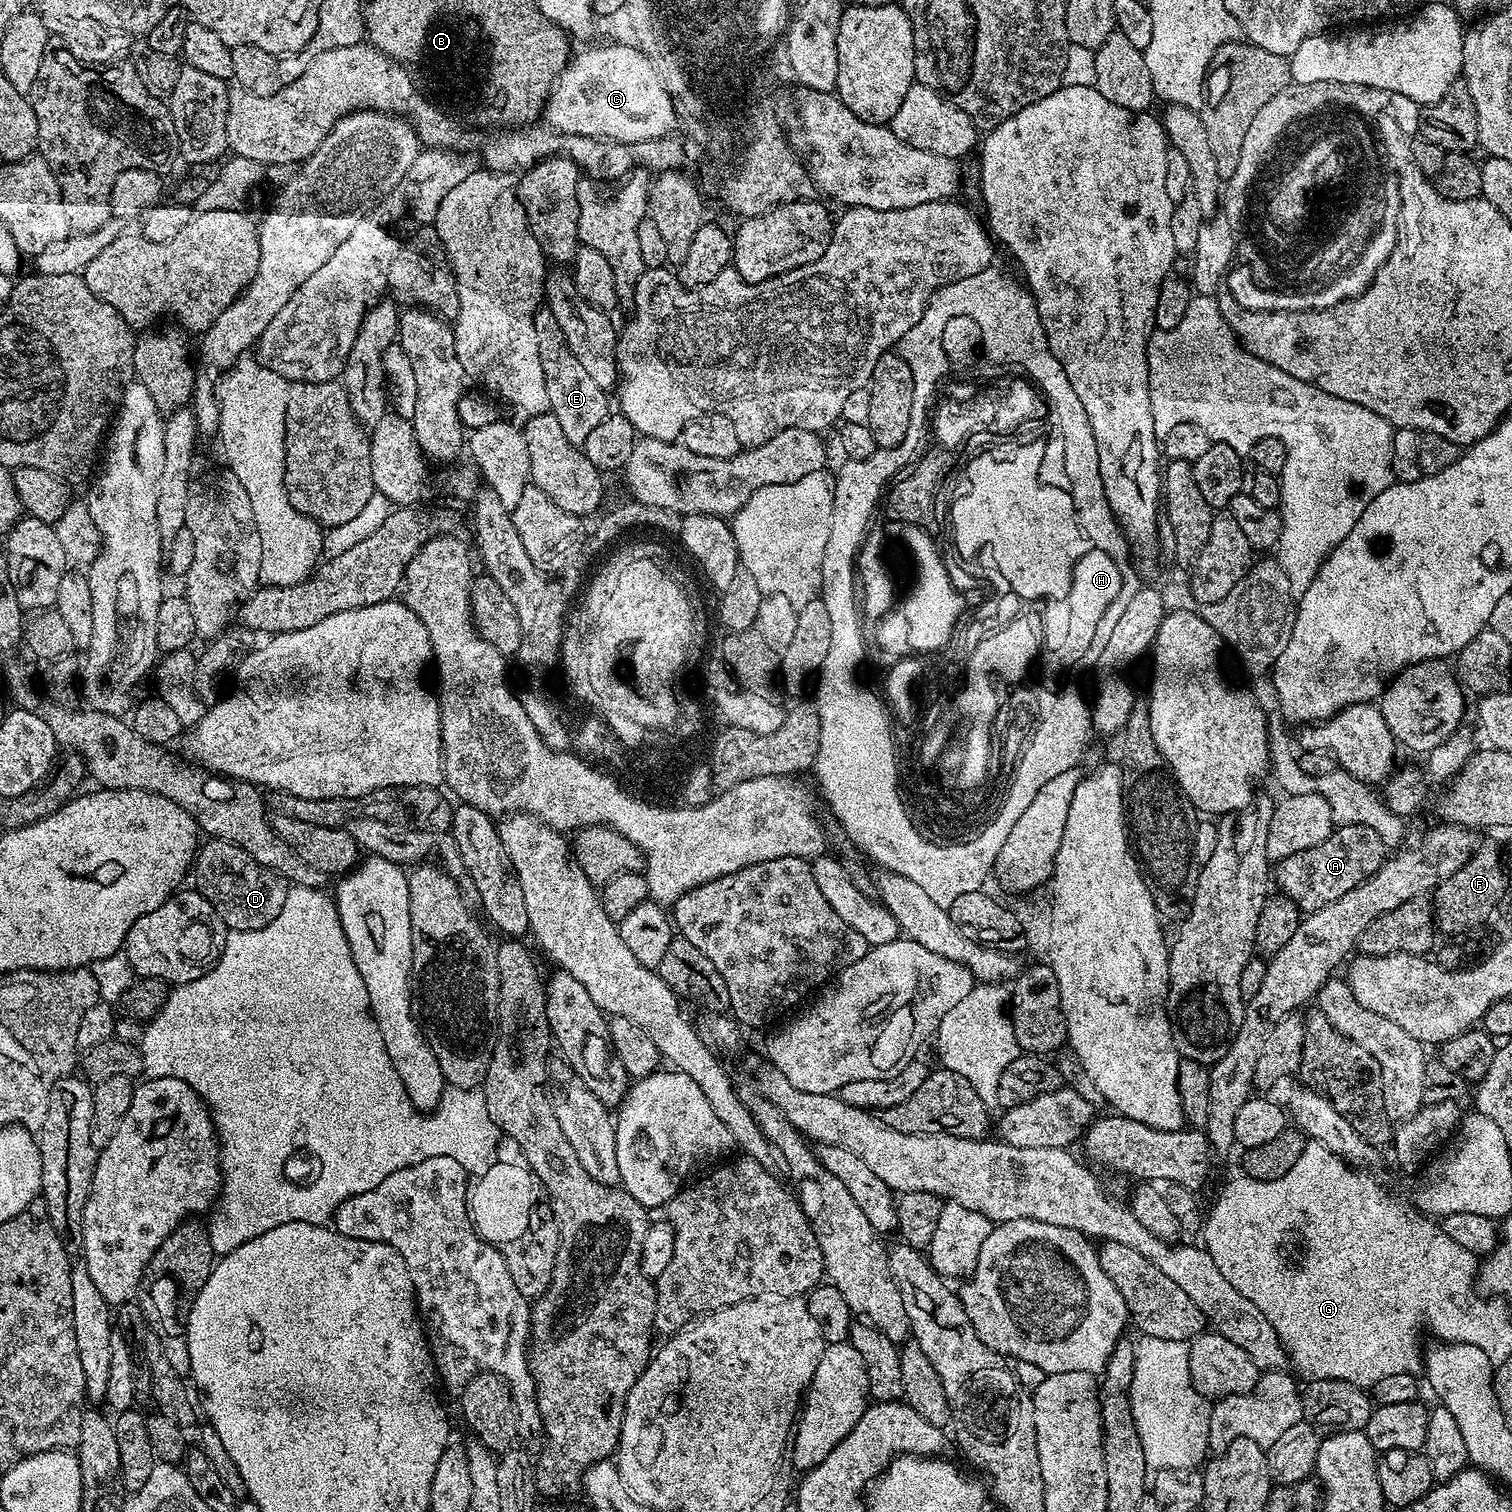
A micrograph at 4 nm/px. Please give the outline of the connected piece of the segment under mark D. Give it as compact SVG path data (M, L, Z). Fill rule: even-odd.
M208 838L199 845L194 861L195 887L214 906L218 918L222 918L225 929L233 932L262 930L282 914L282 905L286 903L289 883L277 872L271 872L266 866L254 862L246 850L234 842Z

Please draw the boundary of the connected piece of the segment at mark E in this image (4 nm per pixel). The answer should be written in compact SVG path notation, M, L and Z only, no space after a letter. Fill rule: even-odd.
M542 306L536 311L534 330L538 330L538 356L542 358L542 374L546 377L550 411L554 418L558 418L566 438L570 438L572 444L582 446L590 435L590 430L594 430L594 426L598 426L602 418L610 415L609 393L602 386L597 386L586 375L585 368L578 363L578 358L570 354L570 346L566 346L566 338L558 326L558 321L554 319L554 314L550 314L547 306Z

